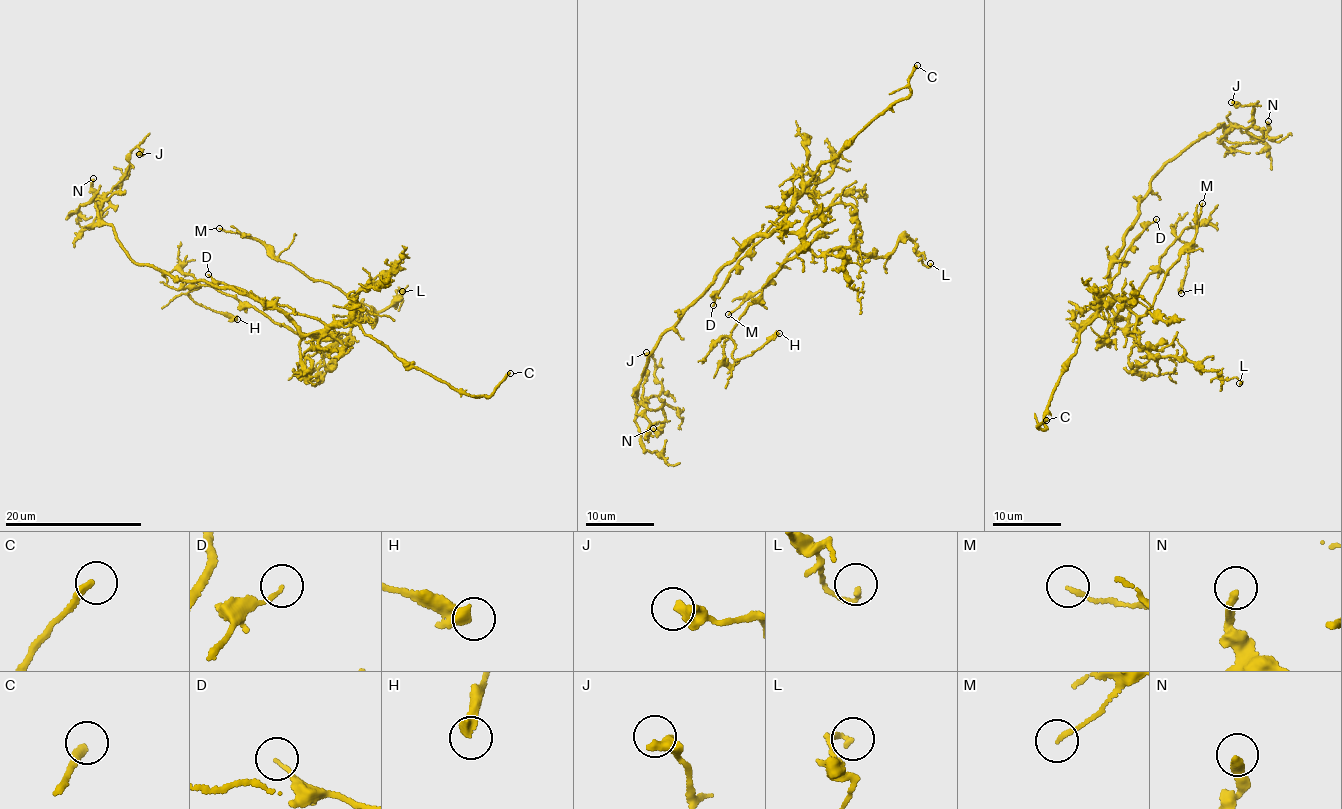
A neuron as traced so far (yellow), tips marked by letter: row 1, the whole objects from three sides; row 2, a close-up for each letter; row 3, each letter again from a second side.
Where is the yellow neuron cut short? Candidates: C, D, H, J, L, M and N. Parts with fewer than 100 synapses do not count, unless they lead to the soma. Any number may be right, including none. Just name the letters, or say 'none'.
C

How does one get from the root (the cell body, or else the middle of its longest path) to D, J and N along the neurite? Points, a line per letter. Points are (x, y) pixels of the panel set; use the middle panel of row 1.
D: (736, 258), (737, 267), (715, 297), (713, 305)
J: (736, 258), (663, 333), (642, 376), (638, 401), (659, 395), (662, 388), (653, 373), (654, 357), (646, 352)
N: (736, 258), (663, 333), (649, 356), (636, 398), (645, 408), (663, 411), (662, 430), (653, 428)

